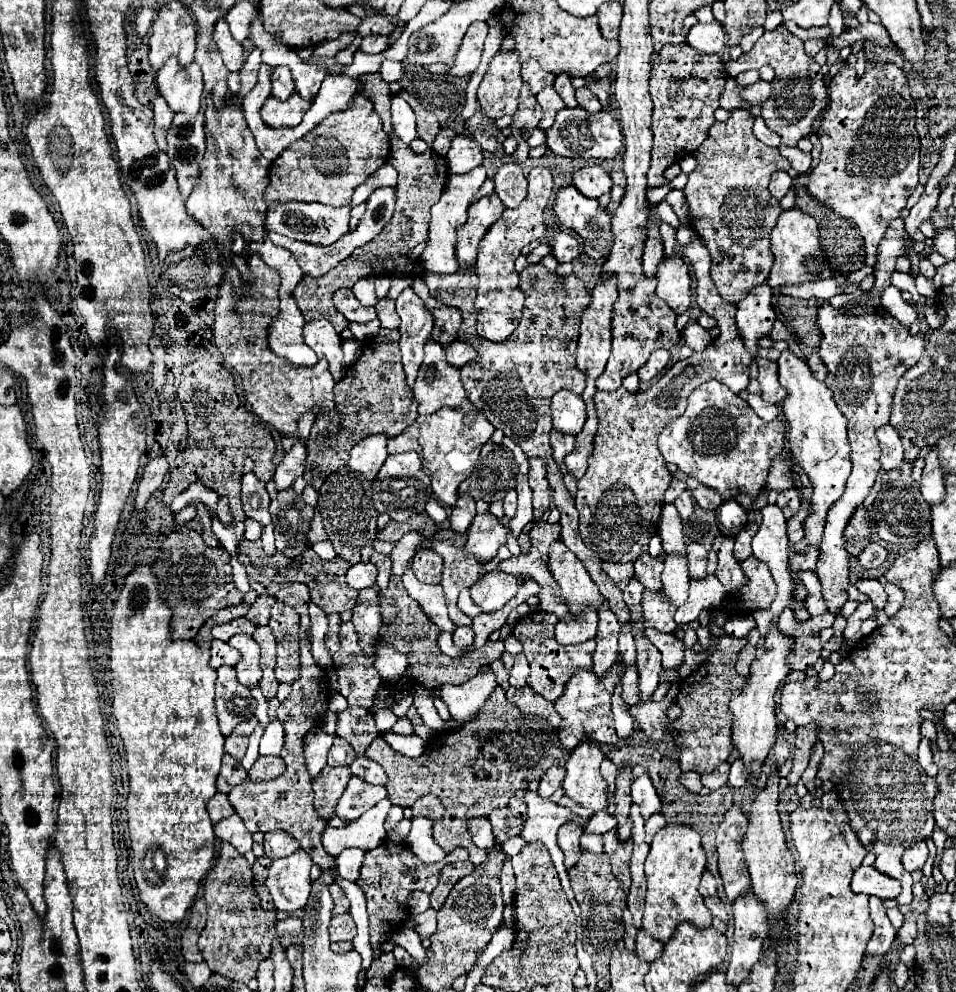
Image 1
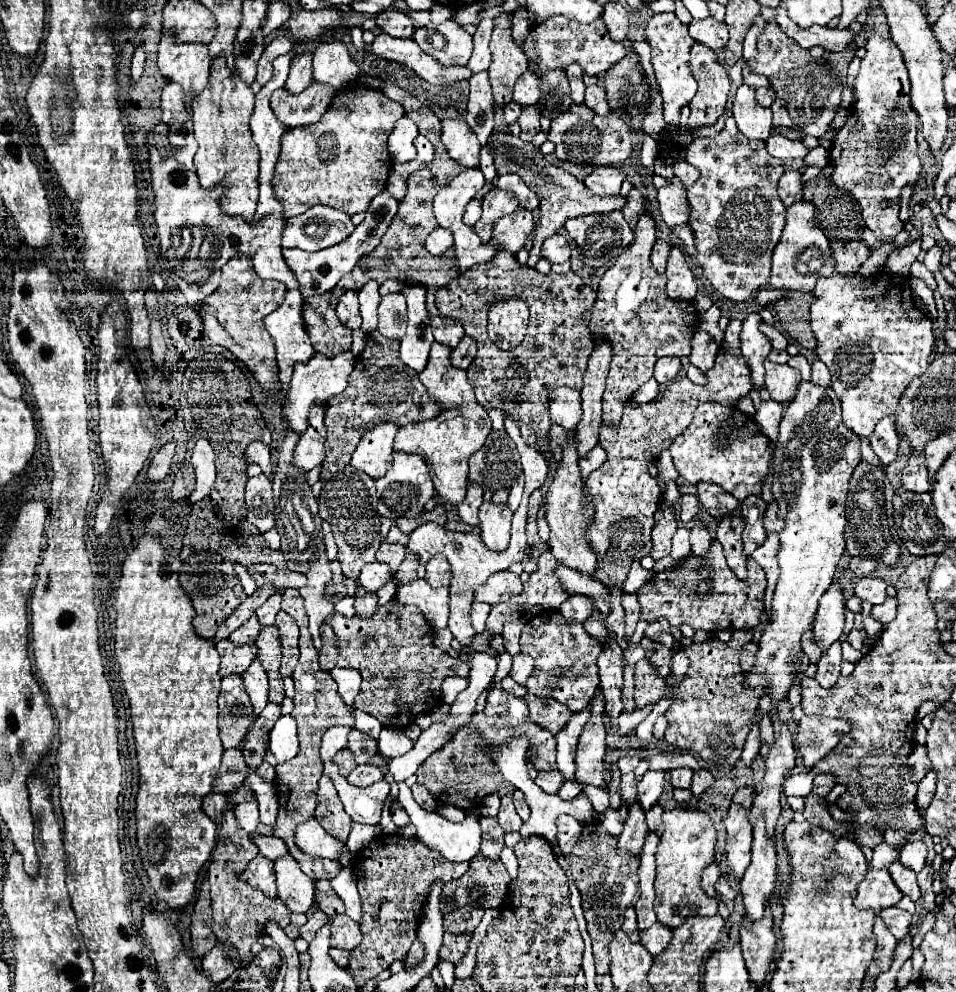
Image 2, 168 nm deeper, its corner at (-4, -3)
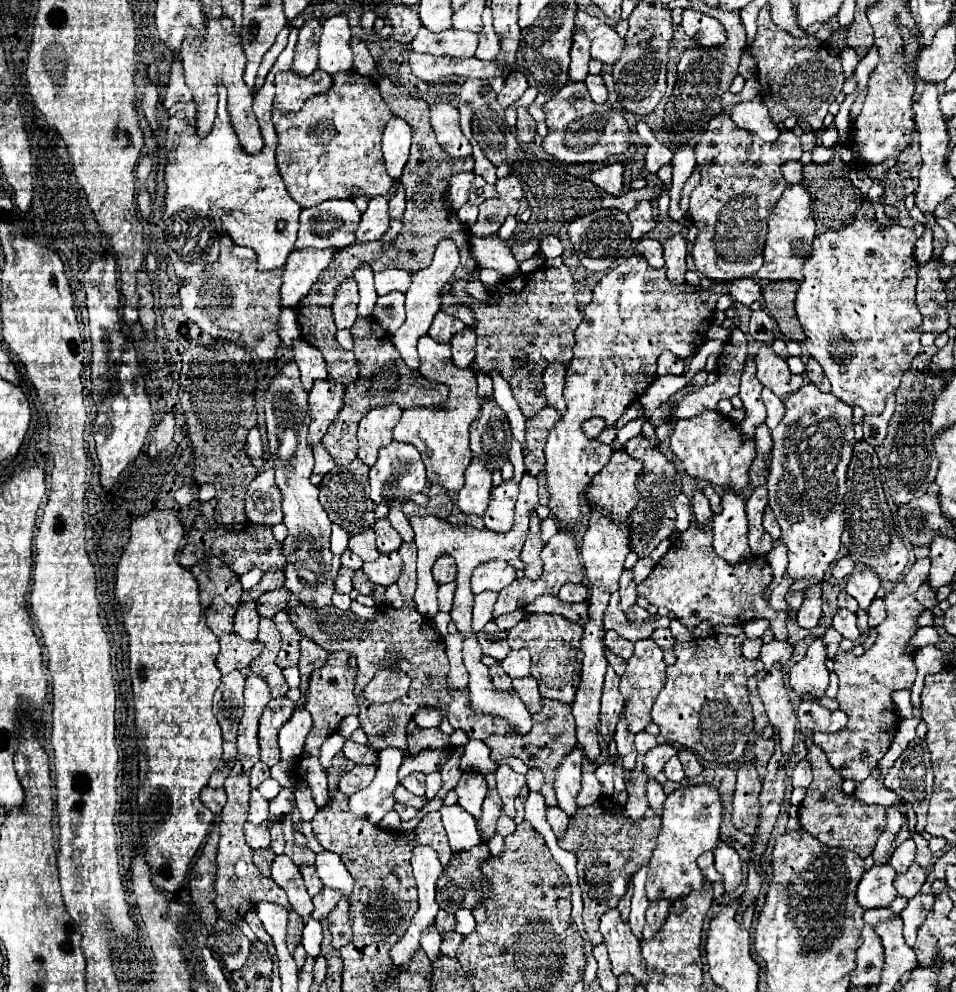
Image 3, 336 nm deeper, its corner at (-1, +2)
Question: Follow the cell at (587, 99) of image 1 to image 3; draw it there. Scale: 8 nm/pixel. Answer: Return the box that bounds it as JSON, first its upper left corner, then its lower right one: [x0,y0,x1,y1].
[584,74,608,104]

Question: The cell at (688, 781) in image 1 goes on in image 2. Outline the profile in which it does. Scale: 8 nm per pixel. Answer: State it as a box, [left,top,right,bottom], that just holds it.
[671,767,693,789]

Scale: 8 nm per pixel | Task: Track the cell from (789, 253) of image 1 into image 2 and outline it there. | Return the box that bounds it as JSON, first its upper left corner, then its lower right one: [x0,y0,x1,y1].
[769,201,835,291]

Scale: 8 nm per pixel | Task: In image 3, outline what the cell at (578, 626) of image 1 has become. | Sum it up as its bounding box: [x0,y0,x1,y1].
[558,584,588,604]

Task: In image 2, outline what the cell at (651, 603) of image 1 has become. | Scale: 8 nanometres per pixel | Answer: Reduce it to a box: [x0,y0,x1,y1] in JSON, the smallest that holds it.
[637,539,767,633]

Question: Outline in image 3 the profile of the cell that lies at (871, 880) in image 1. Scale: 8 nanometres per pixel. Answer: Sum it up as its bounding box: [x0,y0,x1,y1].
[856,864,896,908]

